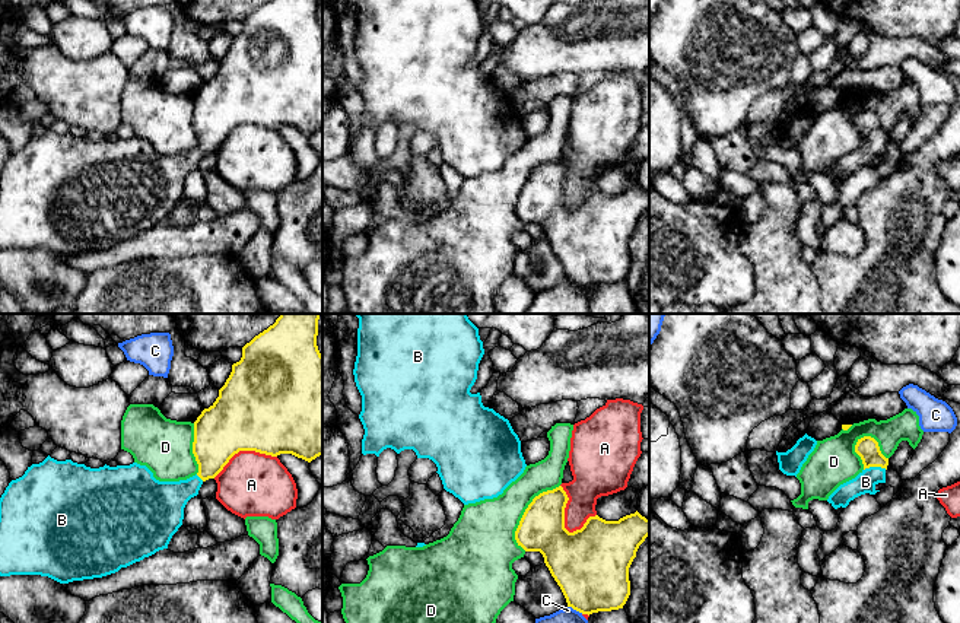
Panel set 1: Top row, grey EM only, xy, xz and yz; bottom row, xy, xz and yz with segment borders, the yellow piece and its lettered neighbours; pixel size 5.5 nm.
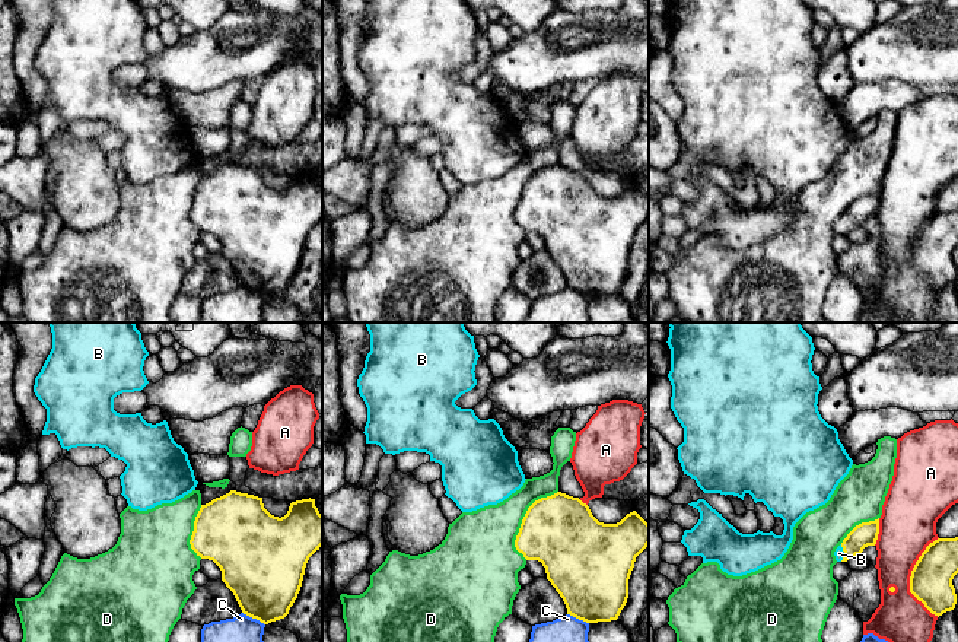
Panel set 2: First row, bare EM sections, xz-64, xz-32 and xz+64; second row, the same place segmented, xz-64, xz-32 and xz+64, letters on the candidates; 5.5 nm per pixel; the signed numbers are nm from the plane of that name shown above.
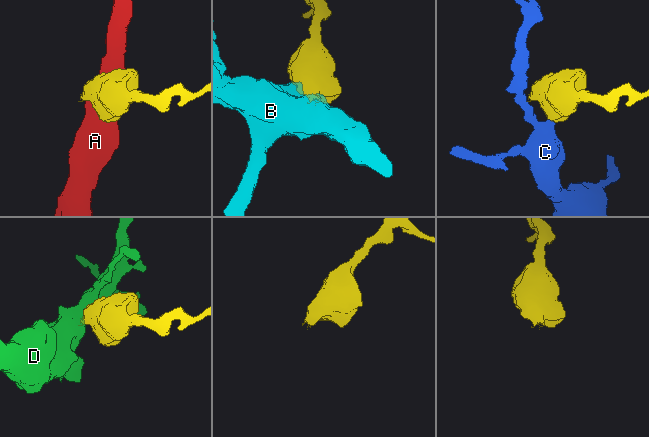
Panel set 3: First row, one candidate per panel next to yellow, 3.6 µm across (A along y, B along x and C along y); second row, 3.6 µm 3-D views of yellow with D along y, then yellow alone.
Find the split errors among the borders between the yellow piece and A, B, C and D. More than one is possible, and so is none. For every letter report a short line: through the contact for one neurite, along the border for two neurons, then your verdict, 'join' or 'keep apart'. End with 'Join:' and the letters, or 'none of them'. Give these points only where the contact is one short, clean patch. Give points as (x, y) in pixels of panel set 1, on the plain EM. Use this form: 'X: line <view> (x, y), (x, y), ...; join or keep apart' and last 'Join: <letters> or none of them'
A: keep apart
B: line yz (867, 121), (874, 139), (865, 155); join
C: line xz (568, 279), (582, 286); keep apart
D: keep apart
Join: B

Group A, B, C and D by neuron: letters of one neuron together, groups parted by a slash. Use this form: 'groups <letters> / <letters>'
groups A / B / C / D

